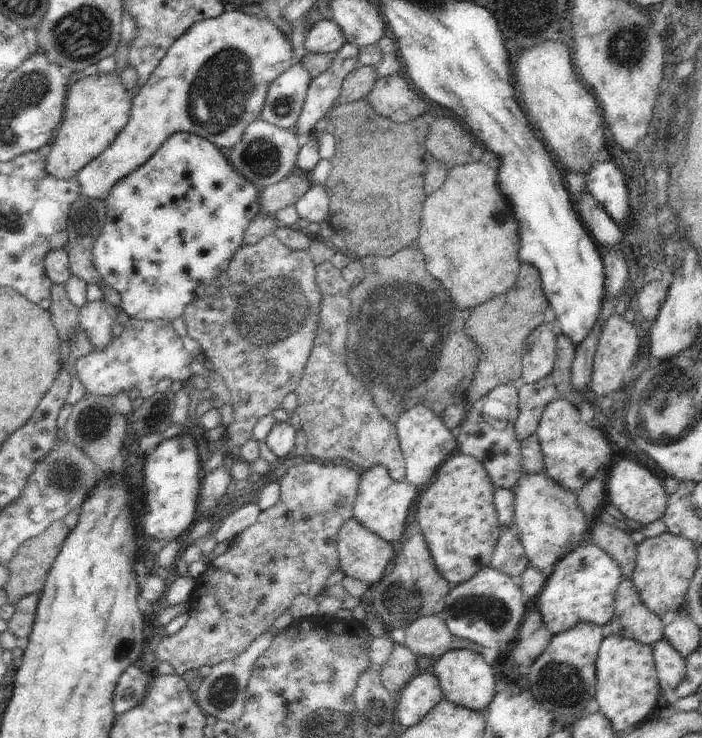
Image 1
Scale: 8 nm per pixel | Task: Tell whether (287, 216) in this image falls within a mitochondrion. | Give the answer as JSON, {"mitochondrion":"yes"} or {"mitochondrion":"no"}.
{"mitochondrion":"no"}

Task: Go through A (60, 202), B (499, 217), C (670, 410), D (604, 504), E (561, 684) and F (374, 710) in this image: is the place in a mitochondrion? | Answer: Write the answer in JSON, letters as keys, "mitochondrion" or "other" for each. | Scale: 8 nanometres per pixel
{"A":"other","B":"mitochondrion","C":"mitochondrion","D":"other","E":"mitochondrion","F":"mitochondrion"}

